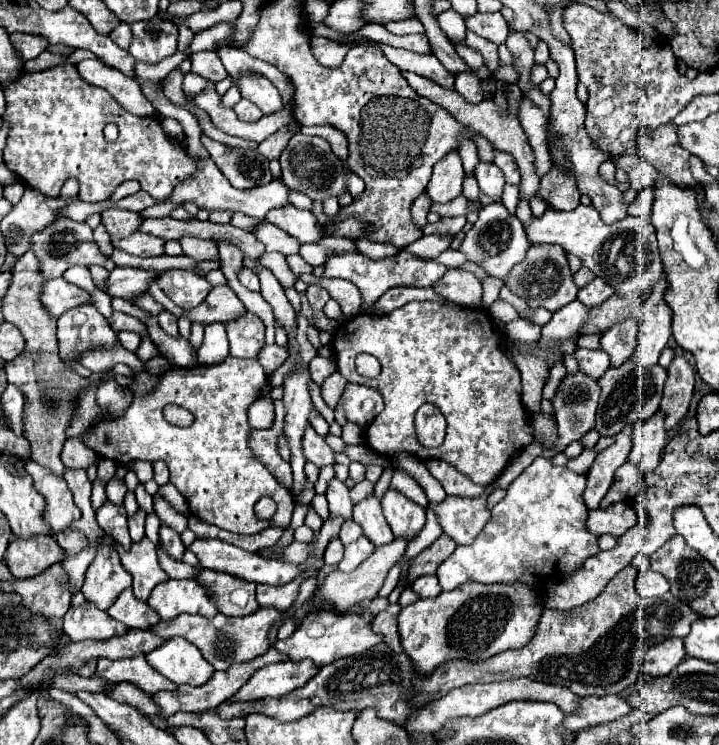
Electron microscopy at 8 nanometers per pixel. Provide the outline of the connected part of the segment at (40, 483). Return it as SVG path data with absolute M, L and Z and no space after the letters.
M26 462L24 468L26 474L32 476L34 488L46 498L44 522L50 526L52 536L58 536L58 532L62 532L66 526L80 518L80 510L72 500L66 480L54 476L50 470L38 466L36 462Z

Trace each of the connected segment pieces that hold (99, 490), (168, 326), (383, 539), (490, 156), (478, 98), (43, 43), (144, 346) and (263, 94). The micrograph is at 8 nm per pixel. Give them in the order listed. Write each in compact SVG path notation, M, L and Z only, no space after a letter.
M94 480L94 486L92 486L92 506L94 506L94 510L98 510L104 502L106 502L104 484L100 484L98 480Z
M164 310L164 312L158 314L158 324L160 324L162 330L166 330L170 336L178 336L178 324L176 324L176 318L174 318L174 314L170 314L168 310Z
M368 496L366 500L358 502L354 506L354 522L358 522L364 530L364 536L374 544L374 546L384 546L394 540L392 530L382 514L380 500L374 496Z
M476 134L474 144L478 146L478 156L480 156L480 160L494 160L494 148L492 148L492 144L490 144L484 136Z
M461 73L456 75L455 90L471 104L479 104L484 100L481 80L472 73Z
M22 32L10 34L10 42L14 44L14 50L20 56L20 60L32 60L40 52L44 52L48 46L46 38L38 38L32 34L22 34Z
M146 336L146 338L142 338L142 344L140 344L140 348L138 348L136 354L138 354L138 358L142 358L142 360L146 362L146 360L158 356L160 352L158 352L158 348L154 346L154 342L150 340L150 336Z
M246 74L240 78L238 86L240 86L242 98L248 98L250 102L254 102L264 114L274 114L280 110L280 94L270 80L262 76Z

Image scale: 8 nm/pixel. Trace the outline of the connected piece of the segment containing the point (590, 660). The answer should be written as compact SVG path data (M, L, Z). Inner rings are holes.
M628 564L608 582L606 590L602 590L602 594L588 604L564 612L544 608L536 626L536 634L524 648L500 652L484 662L452 660L434 670L434 674L418 678L414 676L410 658L406 654L396 654L380 642L378 646L358 656L340 658L330 666L322 666L320 672L308 680L308 684L292 690L282 698L224 702L216 710L222 714L222 718L264 712L282 722L290 722L310 714L316 706L356 712L372 706L378 710L380 718L388 718L402 726L410 714L414 714L414 710L420 710L428 702L442 698L452 688L474 682L498 682L528 676L538 682L566 686L578 696L620 694L642 676L642 658L652 644L674 636L686 638L690 624L700 618L700 614L694 614L690 606L674 598L670 592L654 600L640 598L635 591L635 580L636 570L632 564Z

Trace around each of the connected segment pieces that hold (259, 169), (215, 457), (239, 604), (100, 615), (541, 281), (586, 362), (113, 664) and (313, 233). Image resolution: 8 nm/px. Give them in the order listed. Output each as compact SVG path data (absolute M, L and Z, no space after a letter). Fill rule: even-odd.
M202 134L201 142L234 188L250 190L272 180L268 160L254 148L228 148L220 142L214 142L206 134Z
M228 356L220 364L200 366L196 370L168 368L156 376L156 384L150 392L134 396L118 418L104 418L90 426L82 434L82 440L98 456L118 464L164 460L170 468L170 480L186 498L190 512L208 524L238 534L258 534L270 526L286 528L292 520L294 498L248 446L252 432L248 408L260 398L266 382L268 376L256 358L244 360ZM166 404L186 406L186 410L194 414L194 424L188 428L170 426L162 416ZM262 496L270 496L278 506L270 520L260 520L254 514L254 504Z
M202 570L196 580L210 586L218 610L226 616L248 616L258 610L258 602L254 598L254 582L246 582L242 578L234 578L230 574L214 570Z
M84 602L78 608L70 608L64 616L64 634L68 640L108 640L114 636L124 636L128 632L122 622L108 616L108 612L98 610L92 602Z
M550 244L530 248L526 254L526 260L514 266L514 270L510 272L506 286L516 296L524 298L532 308L546 308L550 312L564 308L578 296L578 286L572 280L572 272L566 262L566 252L562 250L562 246L550 246Z
M576 348L574 352L578 366L584 374L588 374L590 378L600 378L608 366L610 366L610 358L604 350L586 350L586 348Z
M136 654L134 658L122 658L122 660L108 660L98 658L96 674L100 678L106 678L110 682L130 682L144 690L146 694L154 694L160 690L174 690L176 684L158 674L152 666L146 664L144 654Z
M292 204L272 210L266 216L266 220L304 244L316 244L316 242L320 242L320 238L324 238L324 230L318 226L316 216L312 212L294 208Z

